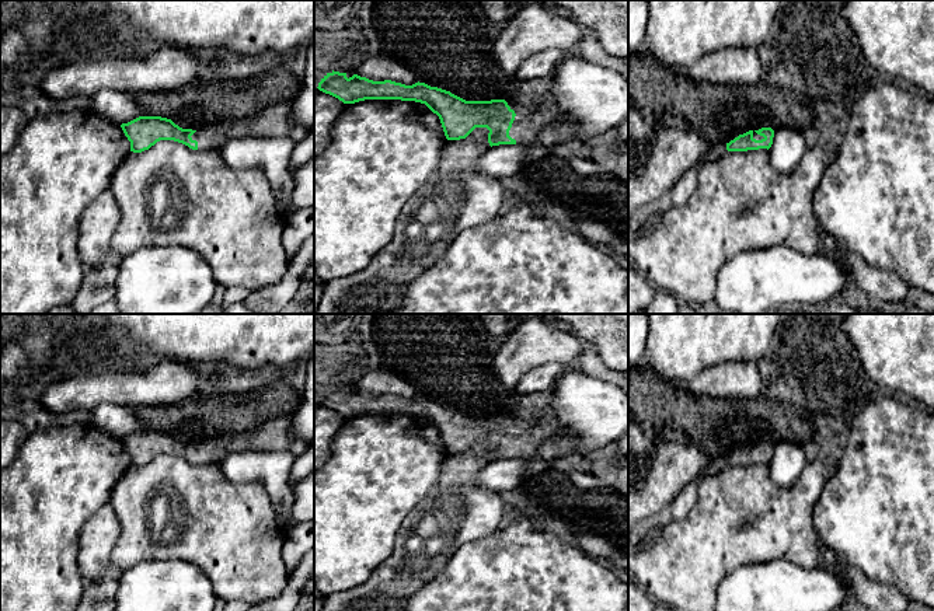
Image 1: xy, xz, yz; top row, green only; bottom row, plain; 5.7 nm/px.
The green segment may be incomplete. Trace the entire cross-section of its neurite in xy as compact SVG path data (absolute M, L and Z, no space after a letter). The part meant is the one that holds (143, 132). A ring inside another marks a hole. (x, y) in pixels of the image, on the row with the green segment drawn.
M290 102L266 107L243 119L227 119L208 125L203 129L182 129L171 119L161 116L139 116L121 125L130 142L130 151L142 153L160 140L174 140L192 150L219 150L227 140L240 137L303 140L309 133L292 125Z

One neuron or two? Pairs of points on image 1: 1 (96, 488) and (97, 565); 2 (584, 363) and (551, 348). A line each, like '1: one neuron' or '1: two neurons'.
1: two neurons
2: two neurons

